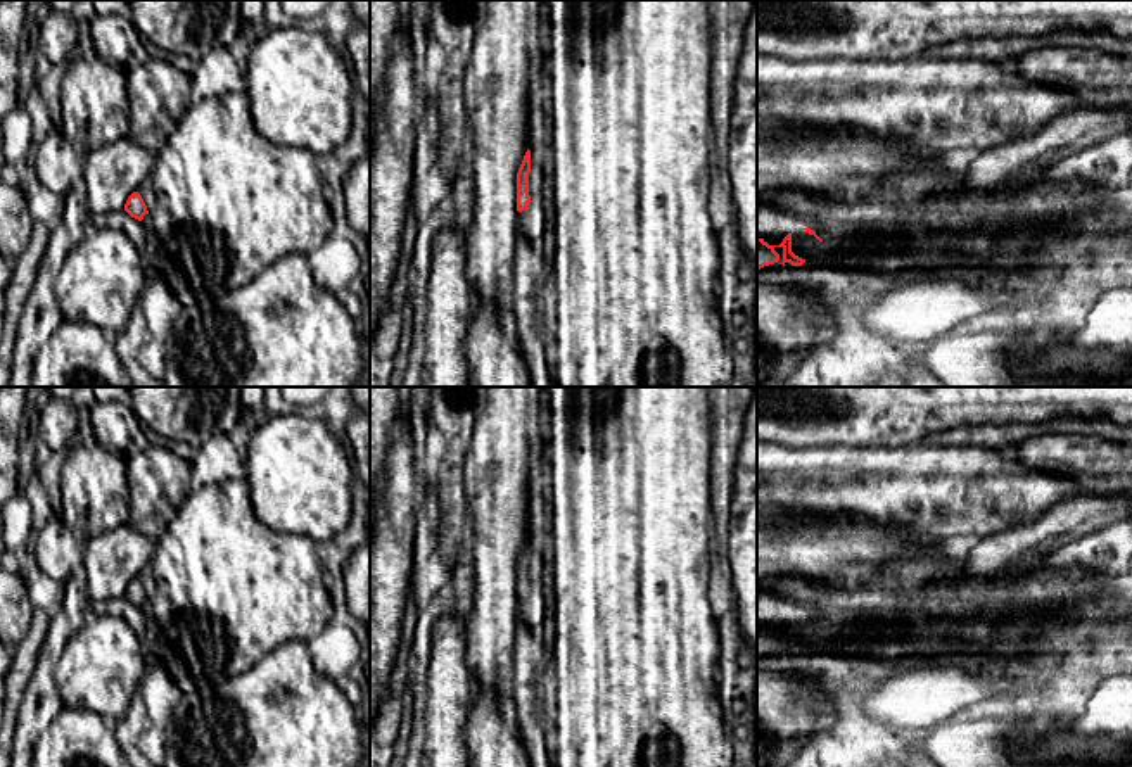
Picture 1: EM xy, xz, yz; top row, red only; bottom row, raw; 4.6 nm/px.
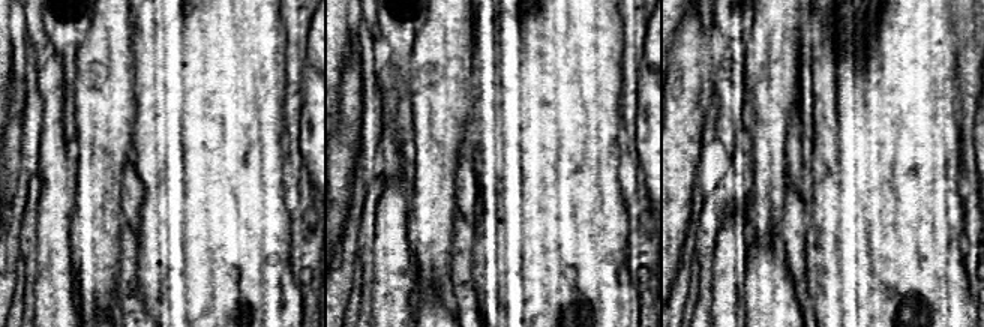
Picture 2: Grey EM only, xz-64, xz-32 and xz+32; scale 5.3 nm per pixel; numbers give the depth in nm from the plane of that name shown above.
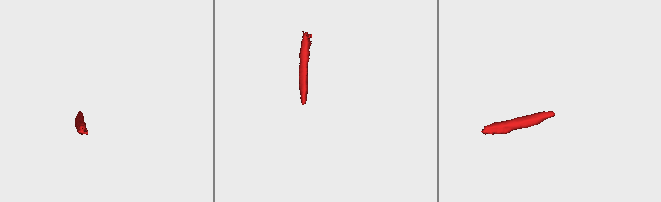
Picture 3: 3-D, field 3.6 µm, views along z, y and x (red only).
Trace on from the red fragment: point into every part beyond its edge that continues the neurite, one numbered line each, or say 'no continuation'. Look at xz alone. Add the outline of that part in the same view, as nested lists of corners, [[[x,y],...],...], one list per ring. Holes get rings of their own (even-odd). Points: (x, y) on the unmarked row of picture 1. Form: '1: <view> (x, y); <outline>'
1: xz (531, 608); [[[534,555],[529,560],[531,589],[525,598],[518,599],[518,615],[527,624],[532,639],[543,643],[543,624],[546,615],[546,598],[541,579],[541,561]]]

